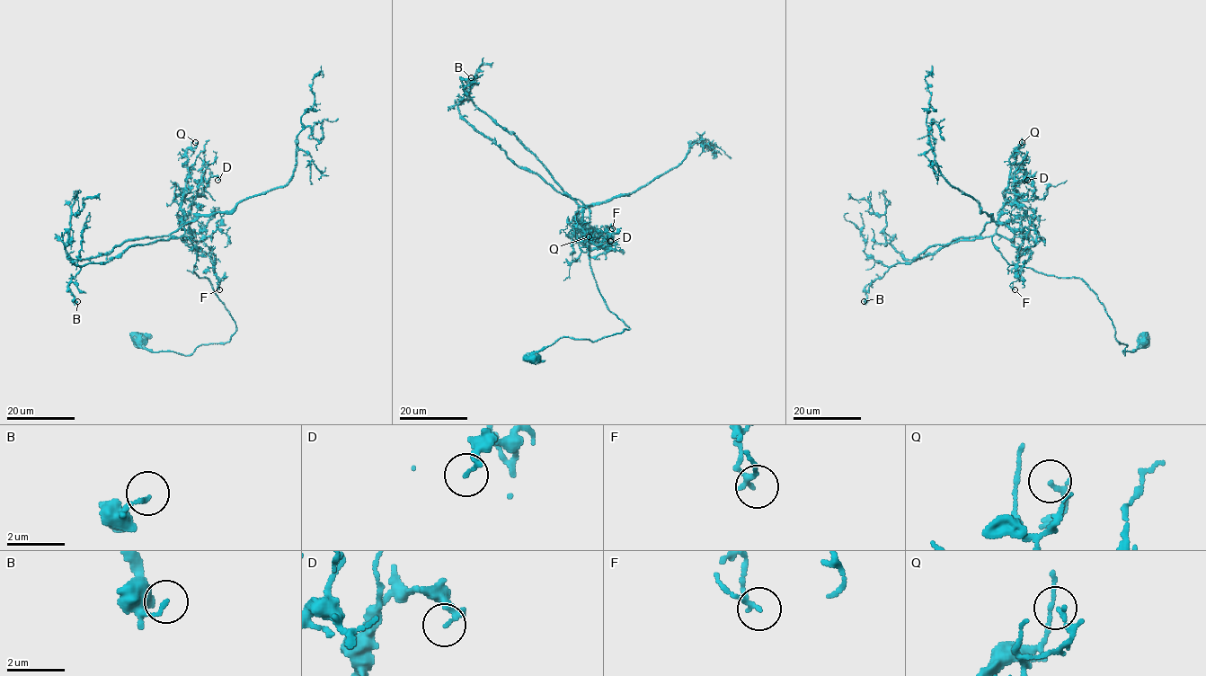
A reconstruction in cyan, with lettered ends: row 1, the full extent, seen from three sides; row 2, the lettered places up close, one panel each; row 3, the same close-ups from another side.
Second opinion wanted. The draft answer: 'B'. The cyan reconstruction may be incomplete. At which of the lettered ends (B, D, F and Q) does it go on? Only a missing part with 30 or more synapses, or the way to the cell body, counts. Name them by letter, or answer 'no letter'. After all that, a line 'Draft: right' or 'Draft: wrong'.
no letter
Draft: wrong

